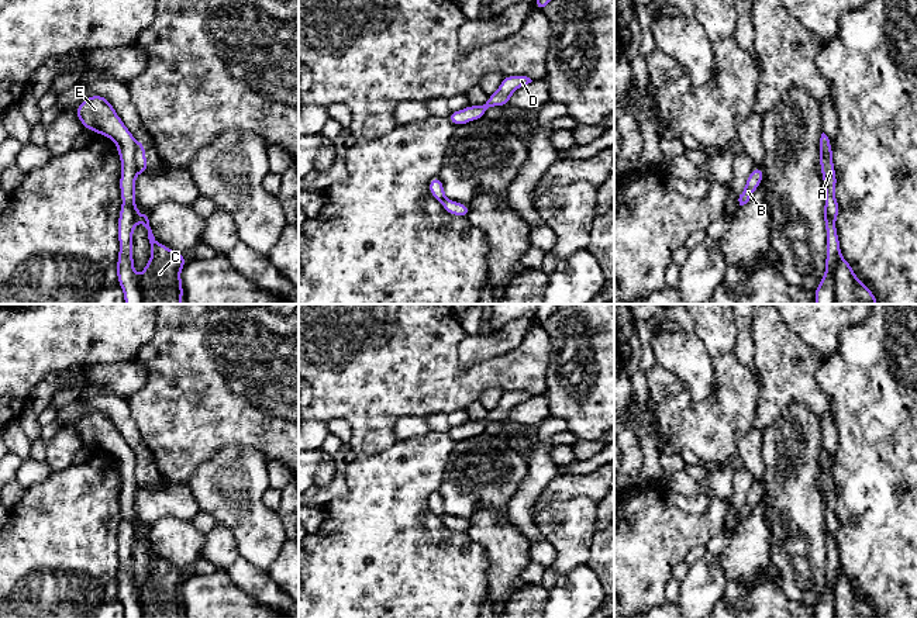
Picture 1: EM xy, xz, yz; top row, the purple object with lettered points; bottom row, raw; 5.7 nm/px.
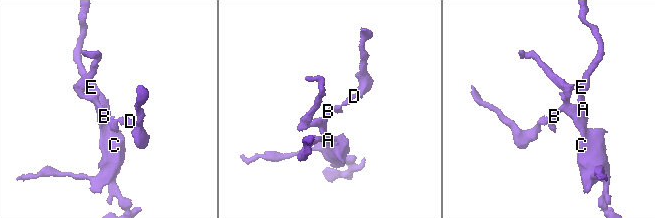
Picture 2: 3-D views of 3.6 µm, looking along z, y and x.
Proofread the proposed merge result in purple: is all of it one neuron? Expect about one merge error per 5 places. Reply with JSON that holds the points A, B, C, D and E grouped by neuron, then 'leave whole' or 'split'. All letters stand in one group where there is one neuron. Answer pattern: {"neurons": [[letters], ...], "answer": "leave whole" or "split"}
{"neurons": [["A", "B", "C", "D", "E"]], "answer": "leave whole"}

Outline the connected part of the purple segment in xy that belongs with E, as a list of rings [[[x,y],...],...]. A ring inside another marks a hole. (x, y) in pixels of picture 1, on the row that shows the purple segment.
[[[93,94],[82,101],[75,110],[82,125],[89,131],[101,134],[114,141],[121,160],[120,191],[123,206],[118,215],[118,259],[117,259],[117,280],[124,291],[125,304],[182,304],[183,286],[180,279],[182,267],[187,258],[159,244],[149,227],[149,220],[145,214],[137,211],[135,203],[135,179],[138,173],[148,172],[148,160],[145,158],[145,144],[137,142],[134,135],[121,121],[113,104],[100,94]],[[139,221],[148,229],[148,239],[151,244],[151,259],[145,265],[144,272],[137,276],[134,273],[132,256],[132,234],[135,222]]]

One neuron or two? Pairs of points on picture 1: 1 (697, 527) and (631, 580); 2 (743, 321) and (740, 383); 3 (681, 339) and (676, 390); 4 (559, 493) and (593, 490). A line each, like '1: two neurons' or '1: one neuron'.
1: one neuron
2: two neurons
3: two neurons
4: one neuron

